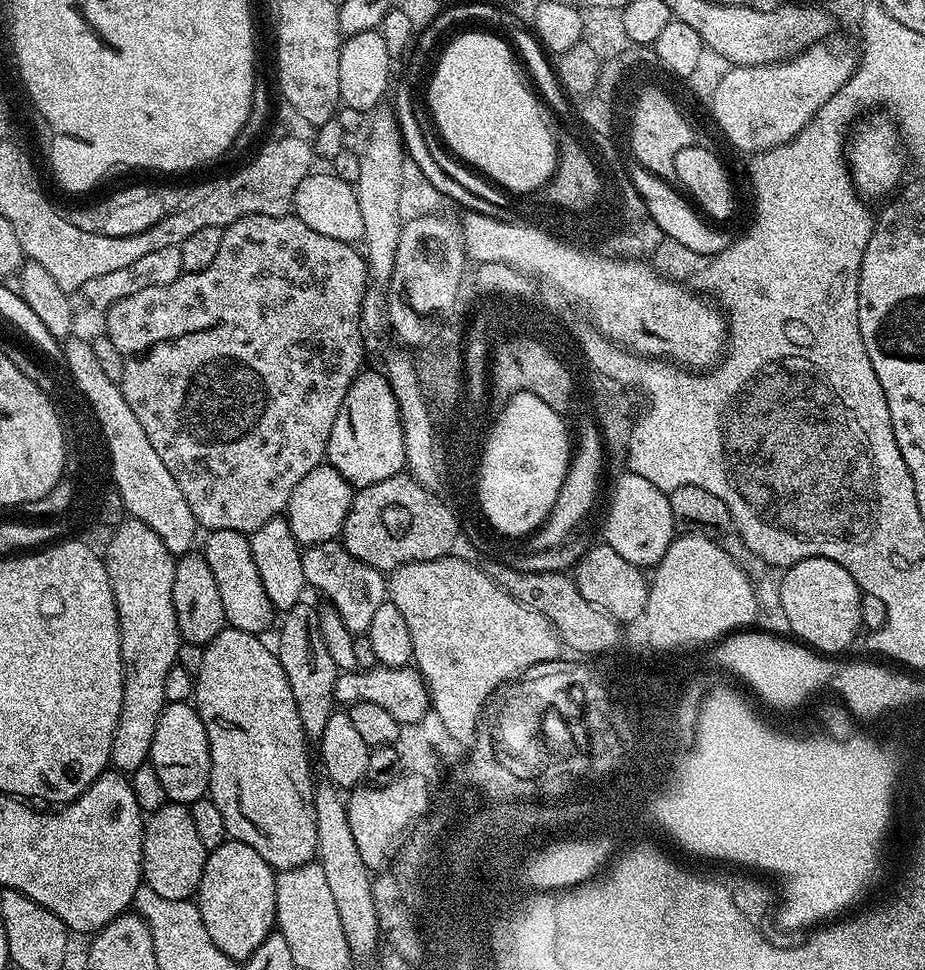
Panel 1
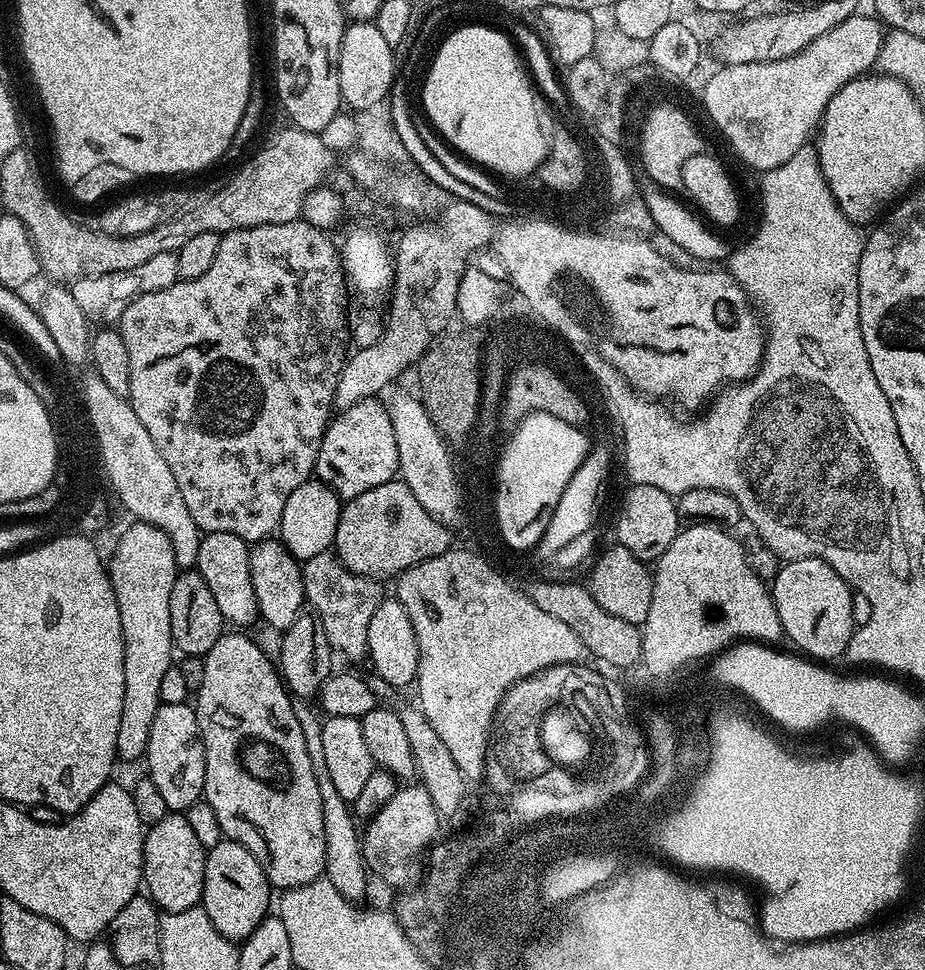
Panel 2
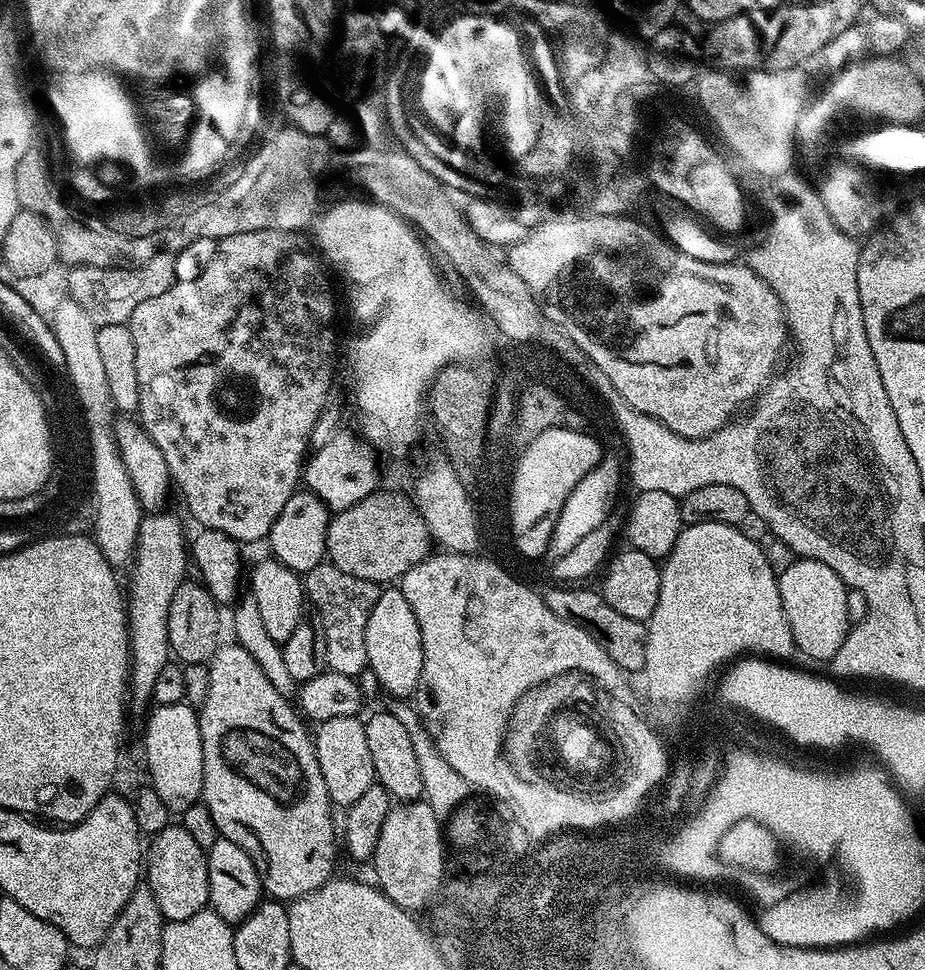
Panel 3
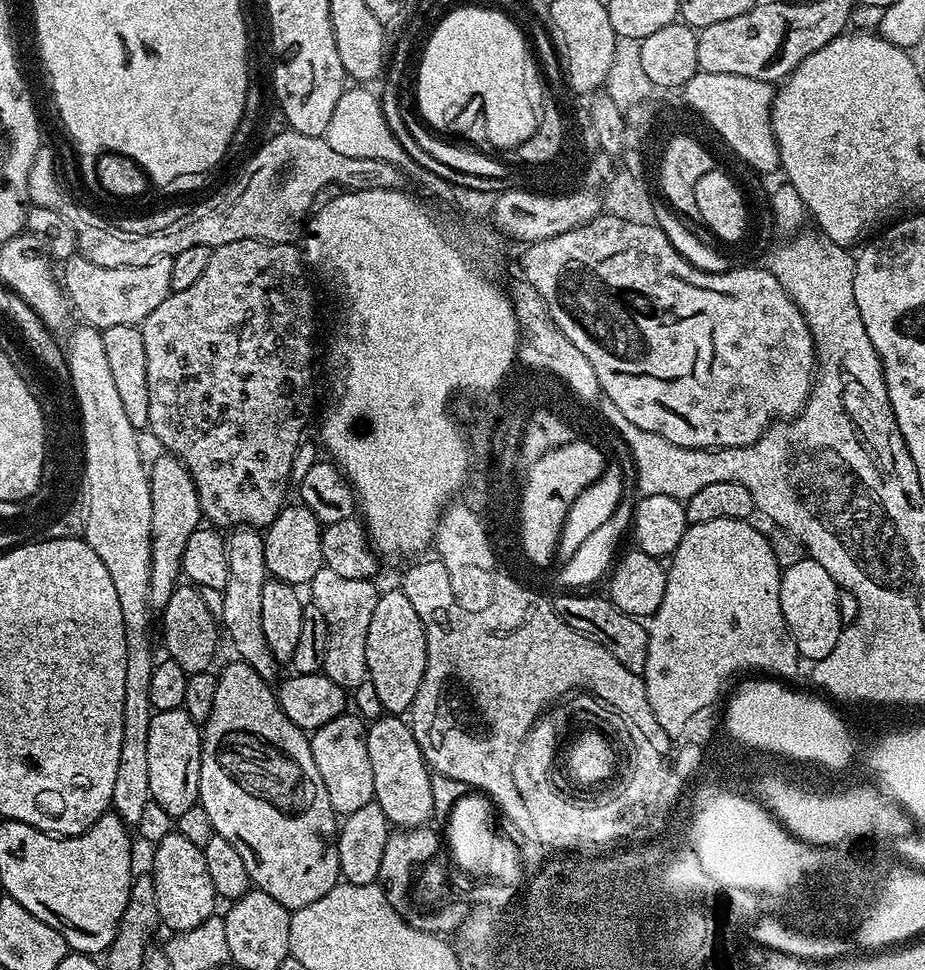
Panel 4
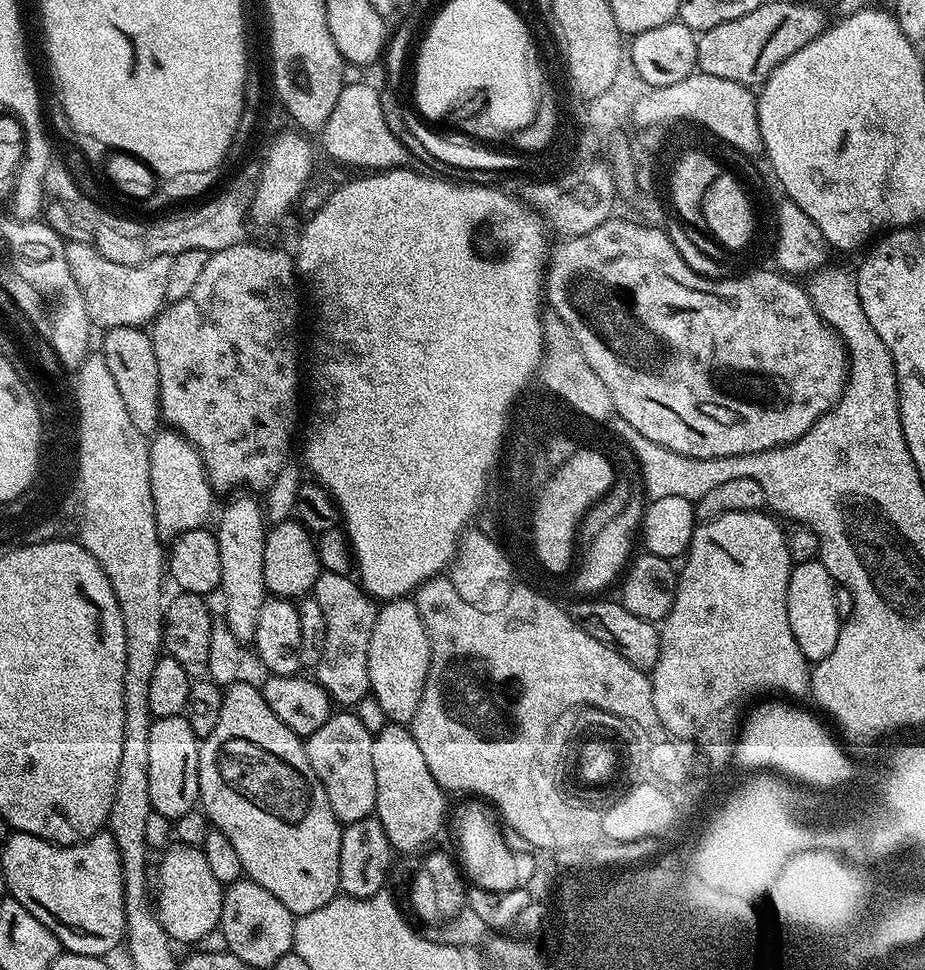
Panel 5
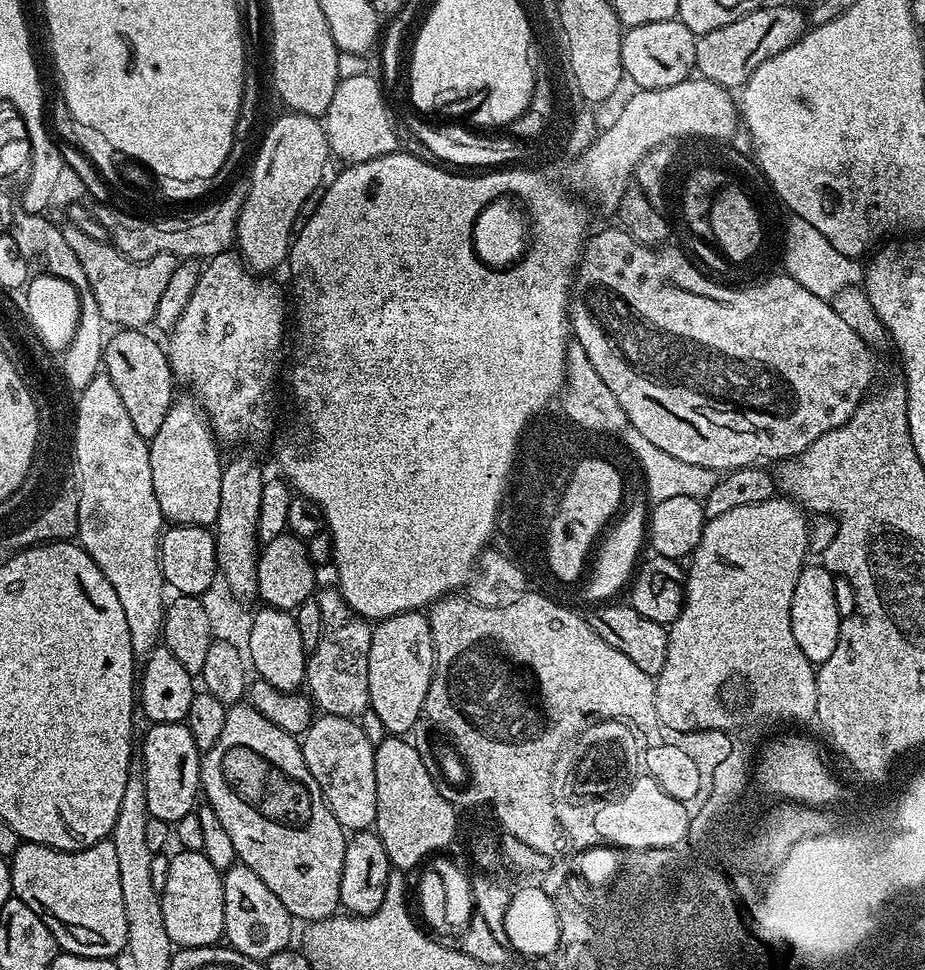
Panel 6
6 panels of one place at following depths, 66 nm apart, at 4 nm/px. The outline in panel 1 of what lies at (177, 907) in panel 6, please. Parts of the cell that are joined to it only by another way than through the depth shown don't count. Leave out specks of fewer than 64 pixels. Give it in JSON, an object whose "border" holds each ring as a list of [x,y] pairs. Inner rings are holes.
{"border":[[[165,802],[144,821],[142,838],[143,883],[162,898],[191,901],[198,889],[209,849],[202,846],[194,827],[192,809],[186,804]]]}

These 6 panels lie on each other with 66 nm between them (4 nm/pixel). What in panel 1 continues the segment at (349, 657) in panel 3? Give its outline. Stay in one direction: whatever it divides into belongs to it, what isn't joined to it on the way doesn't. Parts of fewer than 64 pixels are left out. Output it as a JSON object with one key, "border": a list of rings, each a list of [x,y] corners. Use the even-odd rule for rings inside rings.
{"border":[[[339,539],[309,544],[301,551],[300,557],[305,585],[309,589],[317,588],[322,595],[328,596],[327,603],[337,612],[351,633],[367,633],[378,606],[382,606],[388,600],[385,573],[354,558],[354,554],[350,554],[350,550],[346,550]]]}

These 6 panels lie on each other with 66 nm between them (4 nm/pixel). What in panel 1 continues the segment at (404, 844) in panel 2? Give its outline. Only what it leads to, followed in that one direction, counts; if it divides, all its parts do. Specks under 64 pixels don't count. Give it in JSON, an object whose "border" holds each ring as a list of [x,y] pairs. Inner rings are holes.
{"border":[[[419,778],[399,779],[391,784],[379,786],[357,786],[347,793],[346,803],[351,833],[355,845],[369,871],[379,873],[392,863],[407,828],[416,824],[428,812],[430,785]]]}

